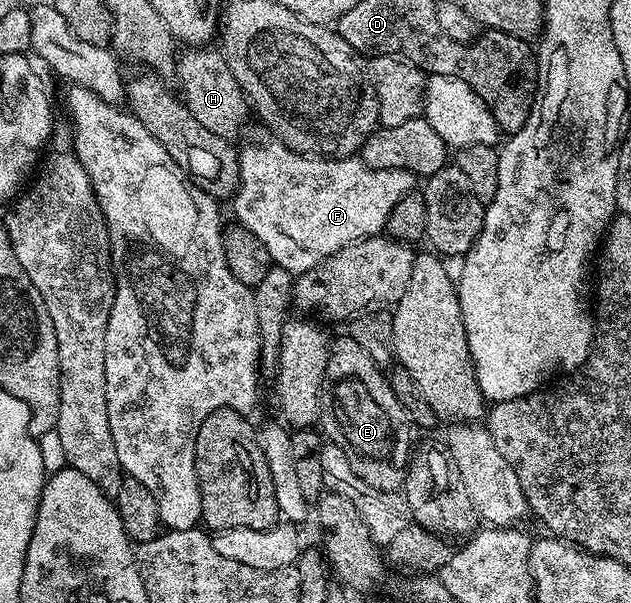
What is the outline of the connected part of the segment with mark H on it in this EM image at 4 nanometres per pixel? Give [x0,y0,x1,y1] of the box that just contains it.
[175,48,247,138]

